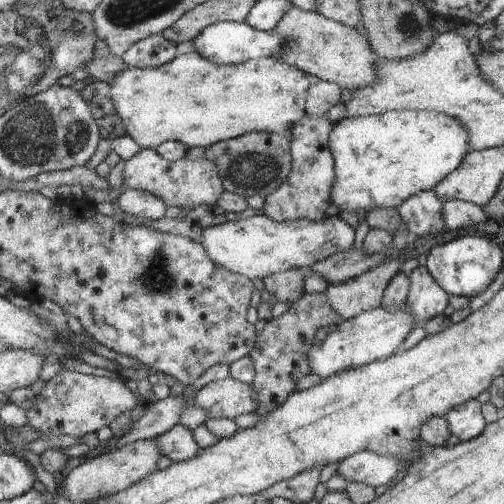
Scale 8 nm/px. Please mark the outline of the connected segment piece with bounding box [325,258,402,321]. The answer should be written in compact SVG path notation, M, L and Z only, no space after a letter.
M395 258L348 282L328 285L325 290L327 303L342 321L379 307L387 284L400 272L401 264Z

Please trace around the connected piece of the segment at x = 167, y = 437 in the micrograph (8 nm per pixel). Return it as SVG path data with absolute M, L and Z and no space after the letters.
M181 424L176 425L169 433L155 438L164 456L173 463L193 459L201 449L193 439L192 431Z

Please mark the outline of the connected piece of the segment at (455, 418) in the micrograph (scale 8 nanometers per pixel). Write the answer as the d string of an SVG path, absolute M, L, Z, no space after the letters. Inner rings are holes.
M475 399L447 410L442 418L447 424L448 432L460 442L476 438L486 426L480 414L480 404Z

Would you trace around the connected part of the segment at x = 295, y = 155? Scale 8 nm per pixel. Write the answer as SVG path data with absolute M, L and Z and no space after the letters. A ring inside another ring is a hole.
M304 114L299 123L293 124L290 143L290 172L287 179L268 195L261 212L274 222L306 219L321 221L330 212L330 191L334 178L334 161L328 148L328 137L334 124L323 115Z

